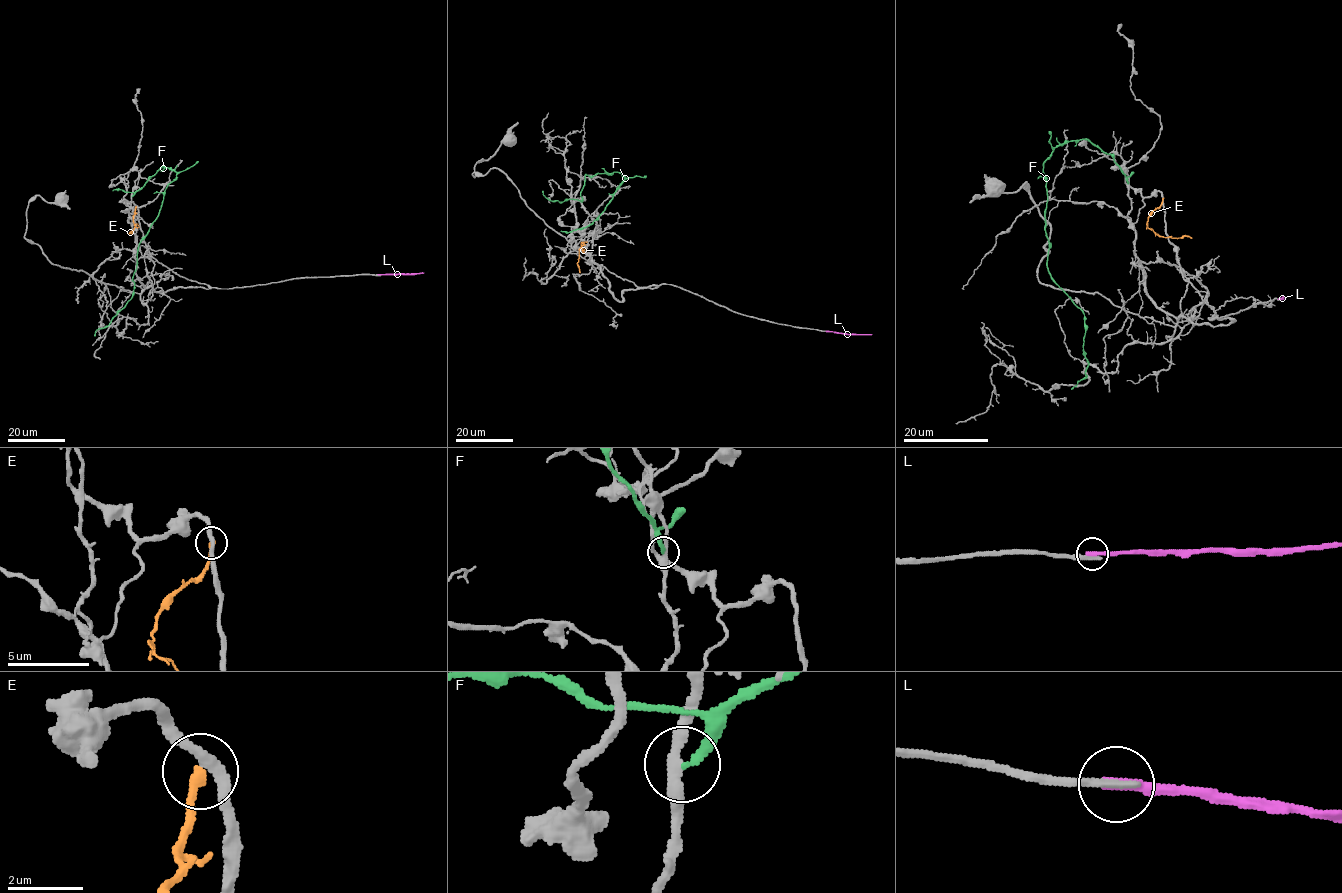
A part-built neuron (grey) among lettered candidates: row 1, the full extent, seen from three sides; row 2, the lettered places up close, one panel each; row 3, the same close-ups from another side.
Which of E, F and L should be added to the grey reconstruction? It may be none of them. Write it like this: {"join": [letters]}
{"join": []}

